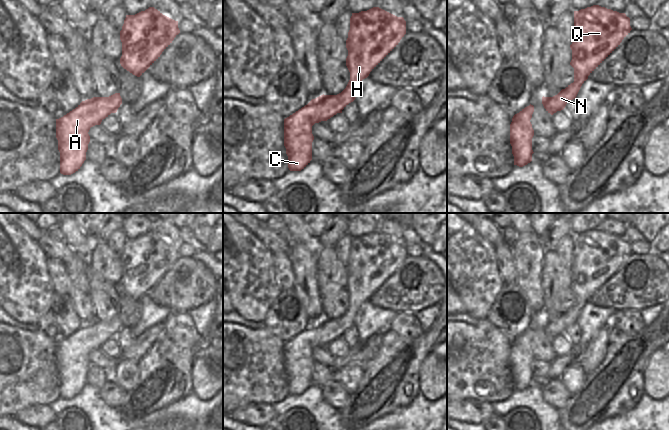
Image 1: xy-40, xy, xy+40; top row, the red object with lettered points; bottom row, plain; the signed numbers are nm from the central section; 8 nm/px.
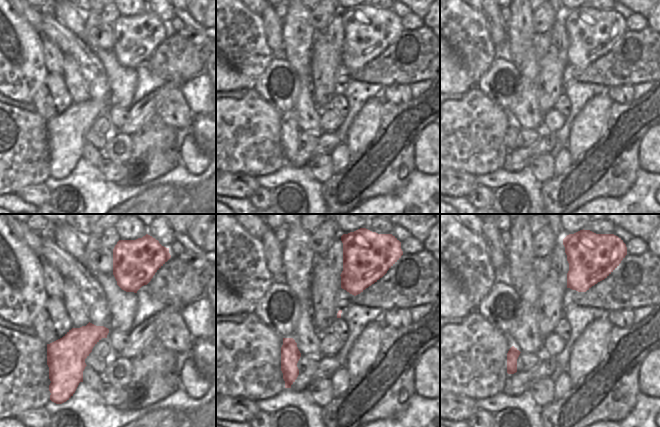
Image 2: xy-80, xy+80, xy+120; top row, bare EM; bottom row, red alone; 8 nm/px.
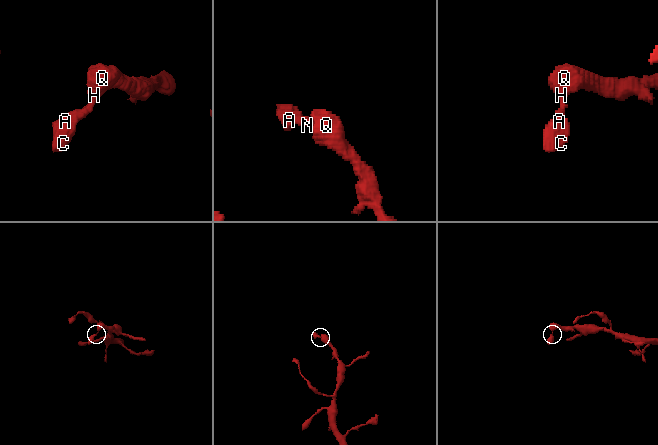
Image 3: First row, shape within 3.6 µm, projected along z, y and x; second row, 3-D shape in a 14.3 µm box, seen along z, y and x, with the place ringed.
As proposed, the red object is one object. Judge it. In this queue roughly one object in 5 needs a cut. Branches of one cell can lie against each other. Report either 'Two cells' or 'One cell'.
One cell.

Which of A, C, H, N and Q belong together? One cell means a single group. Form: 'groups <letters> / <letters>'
groups A C H N Q

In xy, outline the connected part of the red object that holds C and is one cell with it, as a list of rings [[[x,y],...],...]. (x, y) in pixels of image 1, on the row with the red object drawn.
[[[379,7],[367,11],[352,13],[350,30],[346,40],[348,56],[346,66],[350,72],[350,80],[346,88],[337,95],[321,95],[312,99],[307,105],[284,119],[284,146],[288,156],[290,171],[301,171],[312,160],[312,126],[321,121],[327,121],[356,98],[356,92],[363,79],[398,45],[406,34],[406,21]]]

